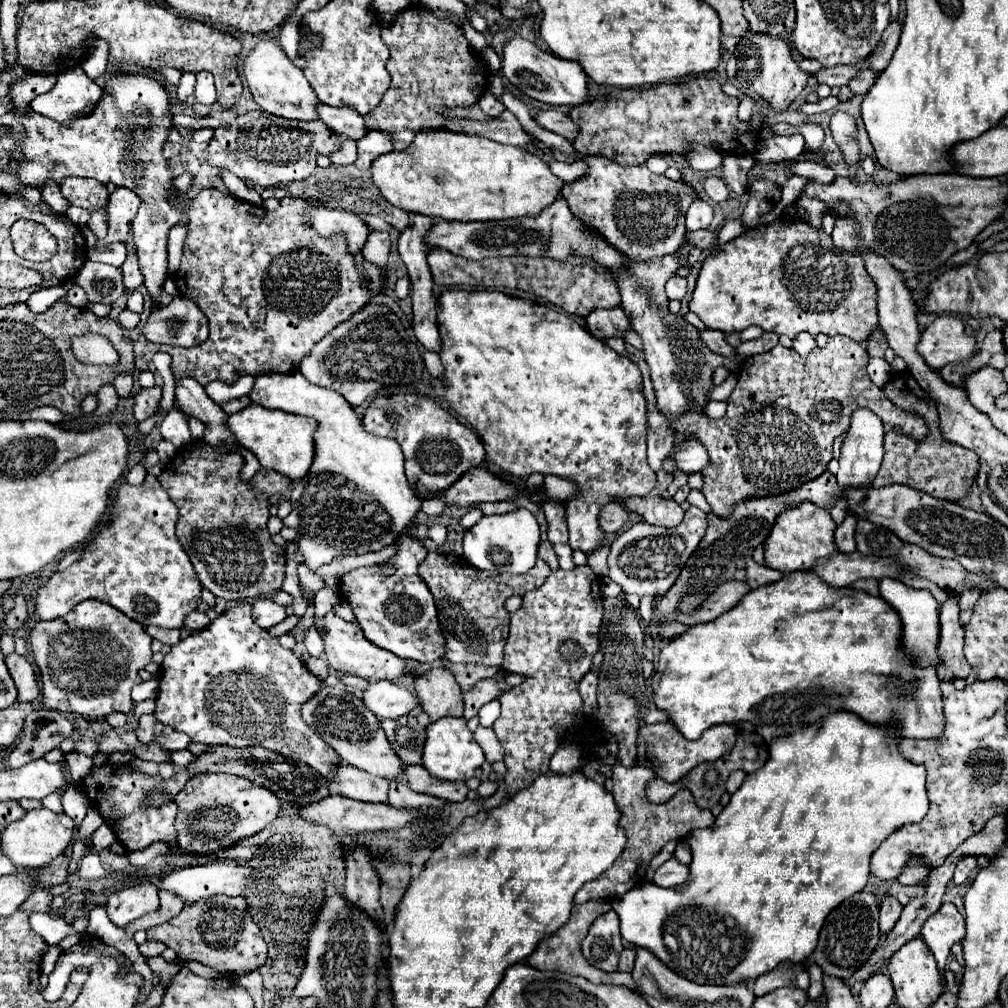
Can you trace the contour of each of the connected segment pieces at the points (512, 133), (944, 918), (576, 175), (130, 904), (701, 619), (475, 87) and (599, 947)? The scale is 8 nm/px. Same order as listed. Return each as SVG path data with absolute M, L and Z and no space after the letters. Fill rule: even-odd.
M504 111L498 119L492 119L492 123L478 123L478 121L464 121L464 119L448 119L450 131L464 131L468 135L484 135L492 141L526 147L534 141L532 135L526 133L526 129L520 125L520 121L510 113Z
M944 903L942 909L938 909L936 915L928 917L928 921L922 927L922 937L936 957L944 991L947 990L944 976L945 963L952 951L952 945L962 943L964 935L966 935L964 917L958 913L958 909L952 903Z
M572 159L572 161L550 161L550 169L556 177L560 177L566 183L572 183L588 173L588 165L584 159Z
M144 881L134 887L120 889L108 897L106 911L108 919L116 927L126 927L130 921L148 915L158 909L158 887L150 881Z
M726 581L724 585L718 585L714 589L714 593L708 595L708 599L696 607L696 611L692 615L688 613L678 613L676 621L682 625L698 625L698 623L708 623L716 617L720 617L722 613L730 611L734 605L738 605L738 601L748 593L748 583L740 583L740 581Z
M408 7L404 9L392 25L382 29L382 41L390 49L390 61L388 61L388 73L392 77L392 85L382 97L380 105L364 117L368 129L386 131L392 135L394 149L406 151L408 145L414 141L414 137L424 131L428 121L434 121L438 117L444 117L444 111L450 107L472 107L478 103L478 99L484 95L484 91L490 85L492 71L486 65L484 73L484 59L474 53L472 47L466 47L466 37L462 33L462 27L454 21L444 21L432 15L432 11L424 7Z
M614 911L600 915L592 923L586 939L582 941L584 959L606 973L618 969L618 957L622 949L624 943L620 935L619 918Z

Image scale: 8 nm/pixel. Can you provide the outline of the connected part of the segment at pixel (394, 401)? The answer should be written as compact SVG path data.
M394 393L378 395L368 405L362 427L378 437L392 437L400 443L406 465L406 477L410 487L420 499L430 499L436 493L450 489L468 469L484 463L484 445L472 429L462 425L450 415L434 397L420 393Z

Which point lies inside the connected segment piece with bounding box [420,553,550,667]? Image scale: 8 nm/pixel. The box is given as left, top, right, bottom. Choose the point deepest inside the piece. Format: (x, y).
(463, 594)

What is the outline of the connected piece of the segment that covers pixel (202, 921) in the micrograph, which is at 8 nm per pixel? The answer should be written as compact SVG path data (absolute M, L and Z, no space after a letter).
M218 895L204 901L204 909L200 905L186 905L178 917L170 919L164 925L148 929L148 939L162 941L170 949L174 949L176 957L184 963L198 961L222 973L234 973L240 969L254 971L260 969L266 961L266 941L260 937L258 925L250 919L244 897Z

